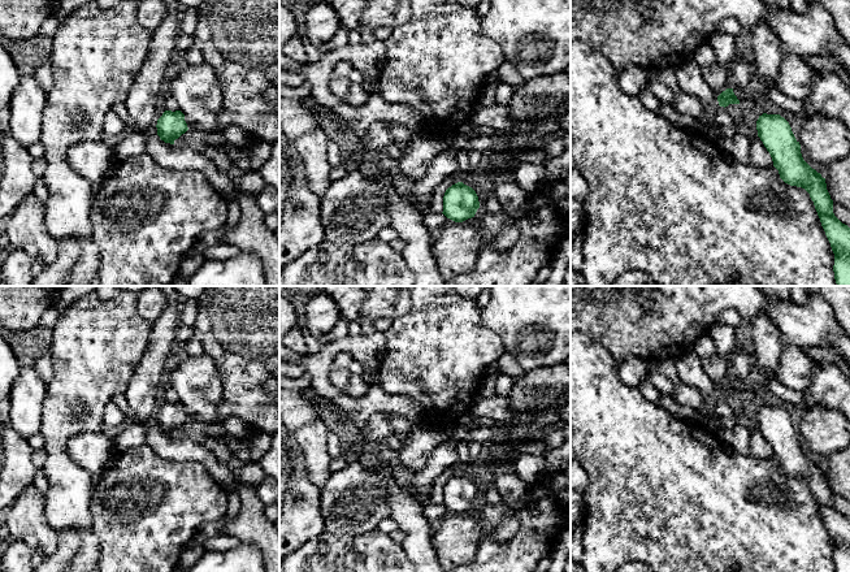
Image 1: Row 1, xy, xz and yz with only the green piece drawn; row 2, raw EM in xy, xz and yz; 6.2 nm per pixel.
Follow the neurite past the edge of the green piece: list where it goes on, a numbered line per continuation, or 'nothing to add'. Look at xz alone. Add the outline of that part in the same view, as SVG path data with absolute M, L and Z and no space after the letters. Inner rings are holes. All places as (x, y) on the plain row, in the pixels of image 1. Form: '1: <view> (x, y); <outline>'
nothing to add

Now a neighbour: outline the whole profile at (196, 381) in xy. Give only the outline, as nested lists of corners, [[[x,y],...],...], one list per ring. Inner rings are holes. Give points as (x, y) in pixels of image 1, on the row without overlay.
[[[207,354],[187,356],[166,377],[179,402],[190,410],[196,422],[205,428],[222,422],[218,406],[224,386],[214,361]]]

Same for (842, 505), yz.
[[[833,493],[833,504],[842,515],[850,519],[850,502],[847,499]]]

